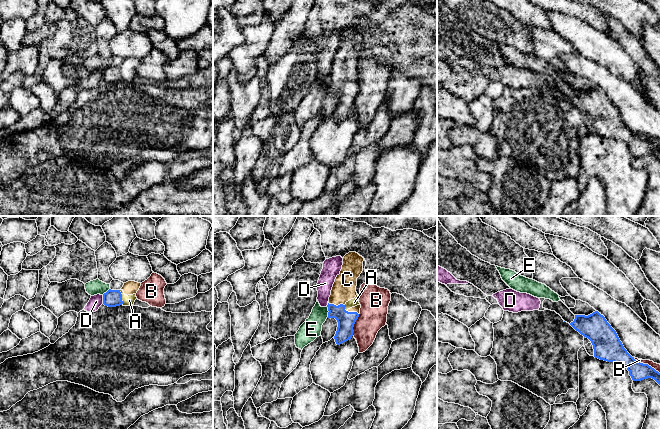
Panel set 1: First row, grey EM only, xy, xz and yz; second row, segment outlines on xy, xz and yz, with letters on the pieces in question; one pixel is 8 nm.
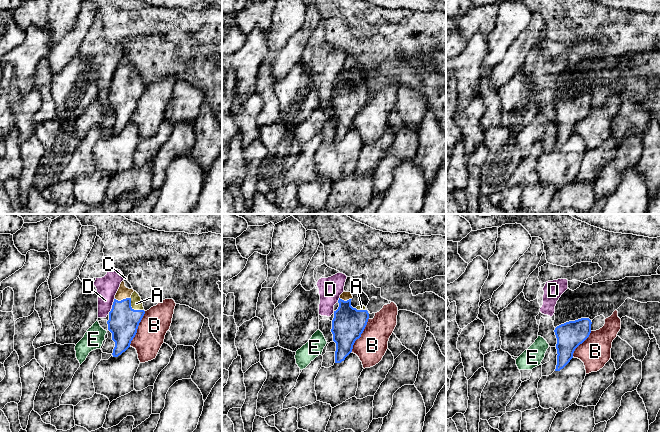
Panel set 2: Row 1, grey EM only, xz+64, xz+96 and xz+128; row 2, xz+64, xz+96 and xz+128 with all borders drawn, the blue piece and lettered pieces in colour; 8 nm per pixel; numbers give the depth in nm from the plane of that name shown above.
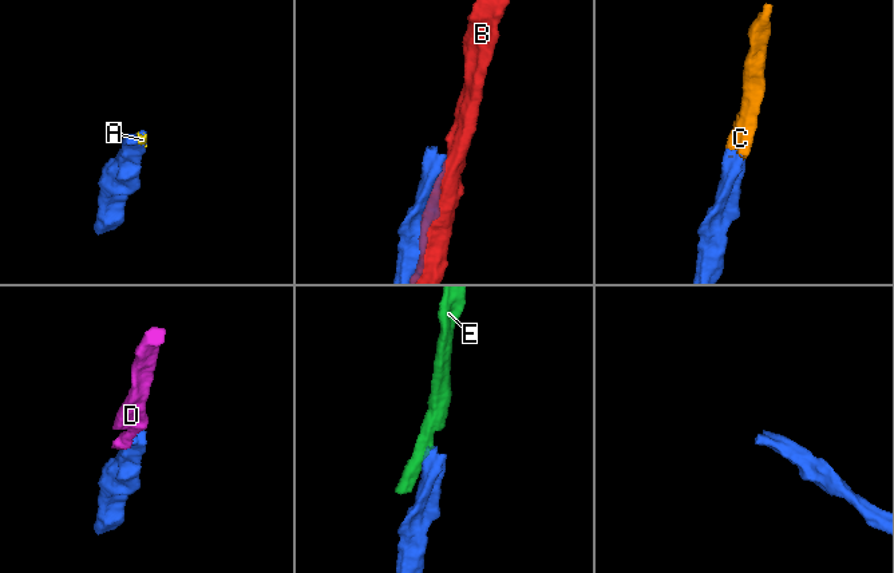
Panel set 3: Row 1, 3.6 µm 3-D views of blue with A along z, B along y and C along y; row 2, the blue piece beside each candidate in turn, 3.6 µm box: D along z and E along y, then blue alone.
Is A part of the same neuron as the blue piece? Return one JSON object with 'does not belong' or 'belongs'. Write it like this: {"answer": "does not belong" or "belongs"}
{"answer": "belongs"}

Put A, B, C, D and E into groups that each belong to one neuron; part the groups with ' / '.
A C / B / D / E

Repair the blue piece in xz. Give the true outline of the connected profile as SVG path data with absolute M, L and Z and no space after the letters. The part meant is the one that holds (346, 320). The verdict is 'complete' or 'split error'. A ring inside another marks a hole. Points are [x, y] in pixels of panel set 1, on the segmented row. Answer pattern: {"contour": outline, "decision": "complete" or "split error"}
{"contour": "M356 252L346 254L331 290L327 318L335 318L338 322L334 336L337 345L352 338L353 327L360 314L361 305L356 286L357 278L363 271L363 261L364 258Z", "decision": "split error"}

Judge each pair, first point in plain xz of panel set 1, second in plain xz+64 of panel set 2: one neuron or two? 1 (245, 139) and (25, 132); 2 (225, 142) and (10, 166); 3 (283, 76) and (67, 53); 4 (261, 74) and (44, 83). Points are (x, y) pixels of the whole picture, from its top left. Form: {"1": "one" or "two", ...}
{"1": "two", "2": "one", "3": "two", "4": "one"}

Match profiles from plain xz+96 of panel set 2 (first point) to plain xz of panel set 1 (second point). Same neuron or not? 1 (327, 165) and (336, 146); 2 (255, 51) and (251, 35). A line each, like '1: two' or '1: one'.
1: one
2: one

